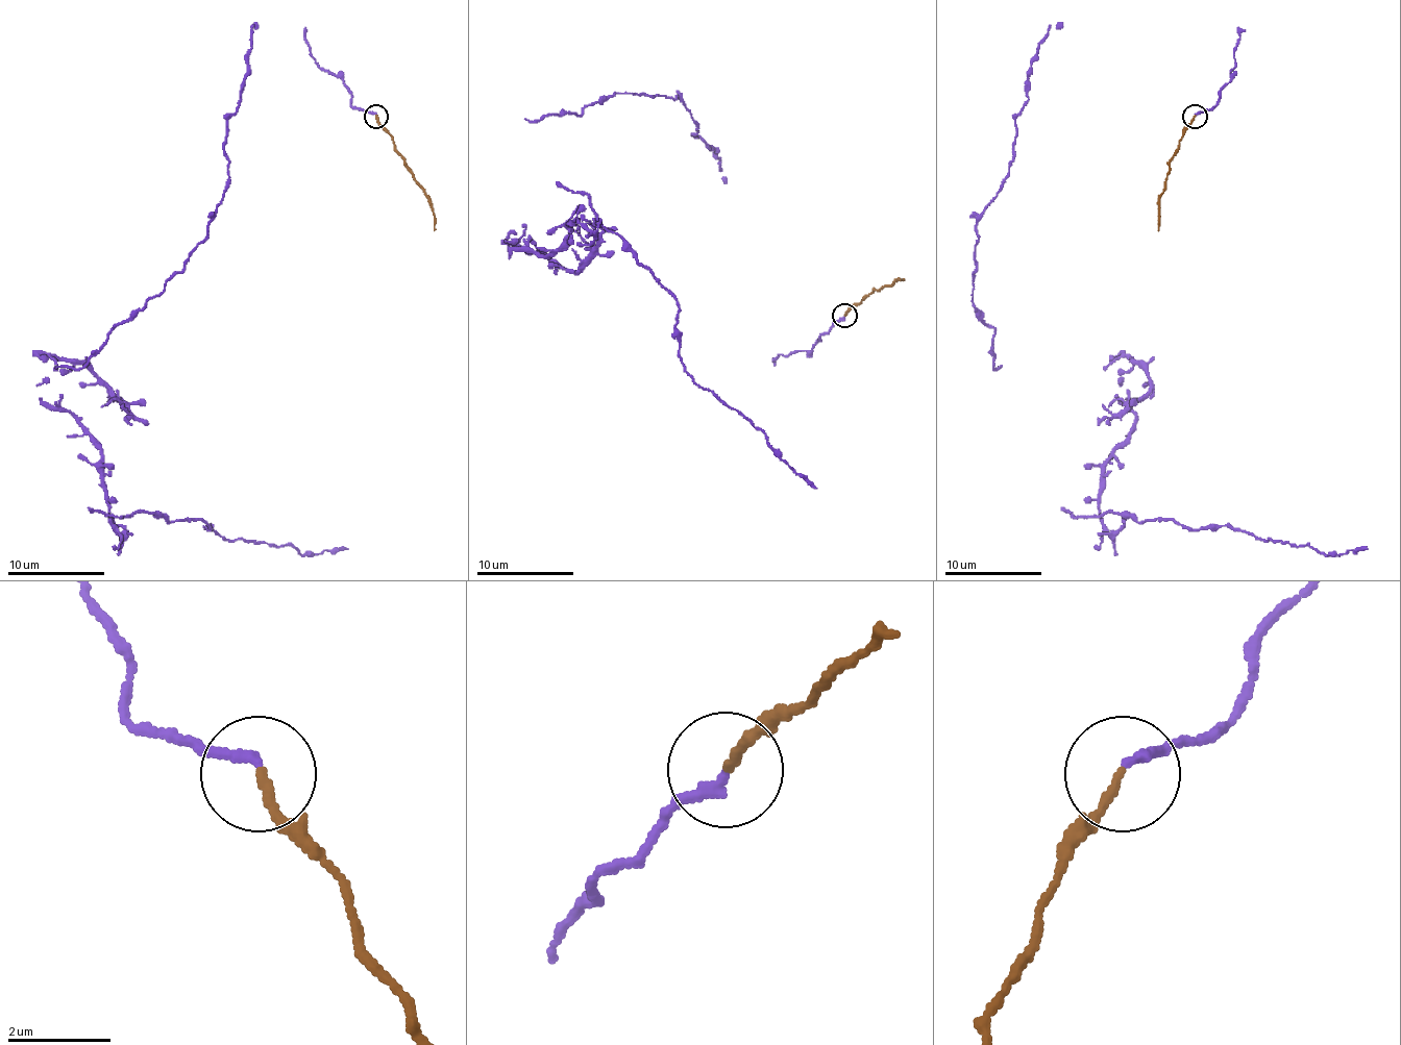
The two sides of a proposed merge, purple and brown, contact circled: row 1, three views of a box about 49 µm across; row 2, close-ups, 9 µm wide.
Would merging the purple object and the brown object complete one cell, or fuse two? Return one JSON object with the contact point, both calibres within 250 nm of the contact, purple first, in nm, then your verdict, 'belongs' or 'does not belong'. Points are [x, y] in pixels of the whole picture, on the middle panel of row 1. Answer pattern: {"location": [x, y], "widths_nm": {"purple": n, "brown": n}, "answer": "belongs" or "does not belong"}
{"location": [844, 316], "widths_nm": {"purple": 200, "brown": 160}, "answer": "belongs"}

